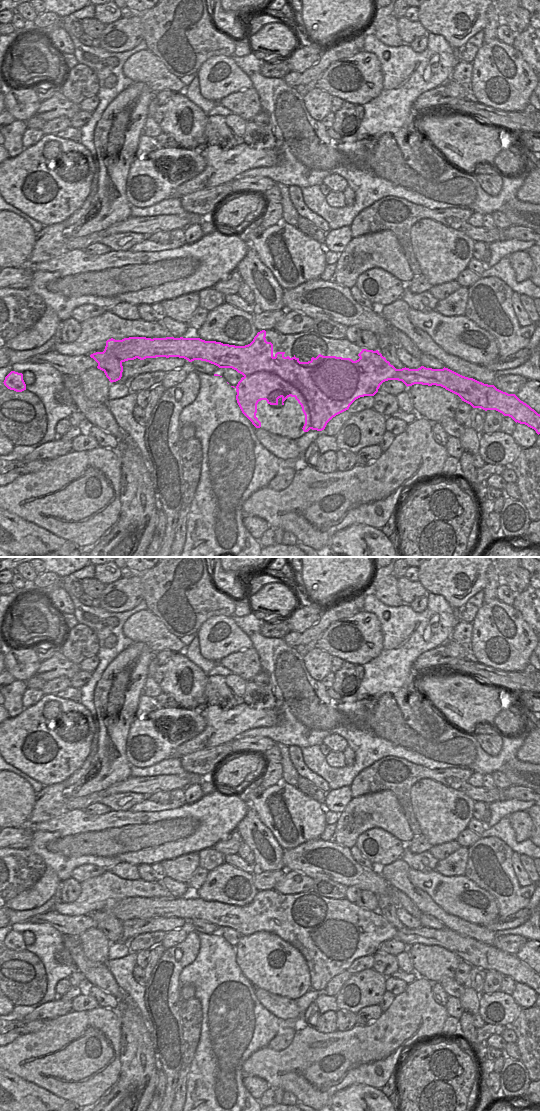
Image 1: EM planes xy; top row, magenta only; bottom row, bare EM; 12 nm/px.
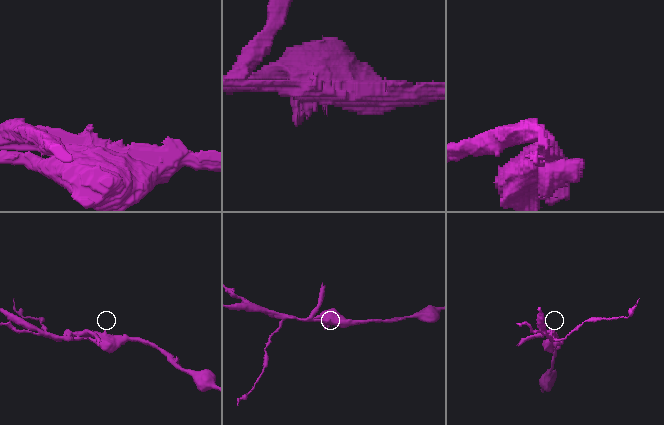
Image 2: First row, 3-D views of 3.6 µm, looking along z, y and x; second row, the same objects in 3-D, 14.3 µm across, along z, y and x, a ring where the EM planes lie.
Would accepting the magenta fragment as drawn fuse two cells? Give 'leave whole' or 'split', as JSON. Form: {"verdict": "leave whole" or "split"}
{"verdict": "split"}

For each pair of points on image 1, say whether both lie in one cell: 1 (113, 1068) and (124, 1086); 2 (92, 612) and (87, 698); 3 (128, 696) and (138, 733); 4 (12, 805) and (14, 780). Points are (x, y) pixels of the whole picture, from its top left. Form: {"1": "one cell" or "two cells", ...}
{"1": "one cell", "2": "two cells", "3": "two cells", "4": "two cells"}

